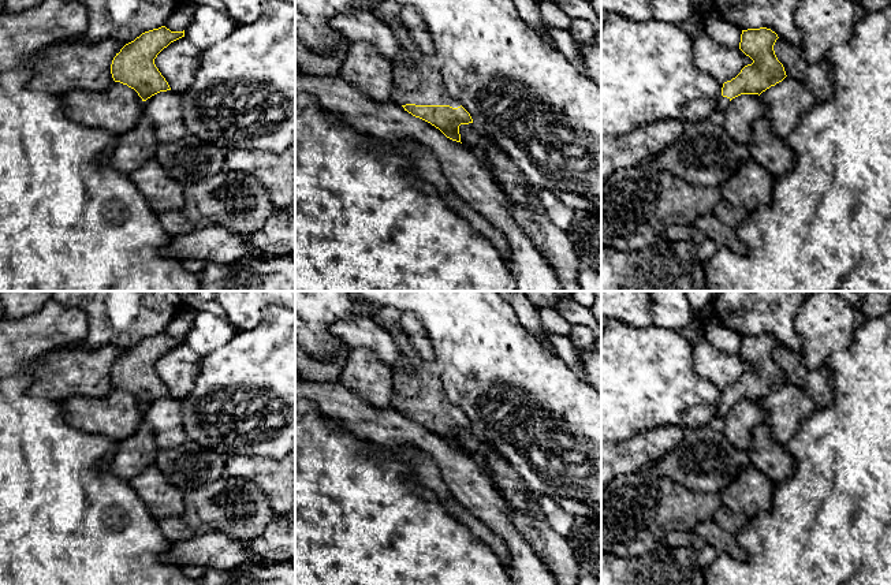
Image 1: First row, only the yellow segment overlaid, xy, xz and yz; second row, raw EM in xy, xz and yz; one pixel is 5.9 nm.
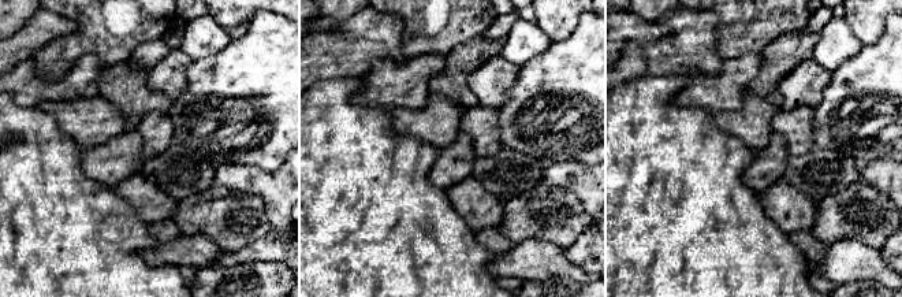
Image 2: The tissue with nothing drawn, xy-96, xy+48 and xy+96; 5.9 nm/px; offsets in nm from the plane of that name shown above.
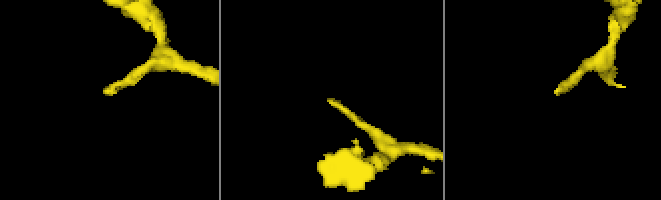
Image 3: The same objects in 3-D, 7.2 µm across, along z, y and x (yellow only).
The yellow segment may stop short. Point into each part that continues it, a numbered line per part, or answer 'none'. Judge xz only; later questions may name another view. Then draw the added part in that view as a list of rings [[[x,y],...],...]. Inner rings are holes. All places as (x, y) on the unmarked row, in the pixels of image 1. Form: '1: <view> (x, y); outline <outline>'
1: xz (416, 388); outline [[[381,323],[381,325],[394,336],[409,365],[407,370],[392,369],[391,406],[400,413],[406,410],[461,413],[444,394],[439,379],[430,372],[429,362],[418,355],[403,329],[396,323]]]

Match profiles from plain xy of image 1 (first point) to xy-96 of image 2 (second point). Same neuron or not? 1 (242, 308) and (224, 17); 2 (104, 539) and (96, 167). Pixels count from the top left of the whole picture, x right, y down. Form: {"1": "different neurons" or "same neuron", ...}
{"1": "same neuron", "2": "different neurons"}

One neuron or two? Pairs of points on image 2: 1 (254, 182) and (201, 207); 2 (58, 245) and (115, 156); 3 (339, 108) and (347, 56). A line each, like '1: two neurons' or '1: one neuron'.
1: two neurons
2: two neurons
3: two neurons

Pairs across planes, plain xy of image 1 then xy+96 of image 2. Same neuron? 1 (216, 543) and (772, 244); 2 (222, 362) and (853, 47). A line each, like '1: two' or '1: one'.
1: two
2: two

